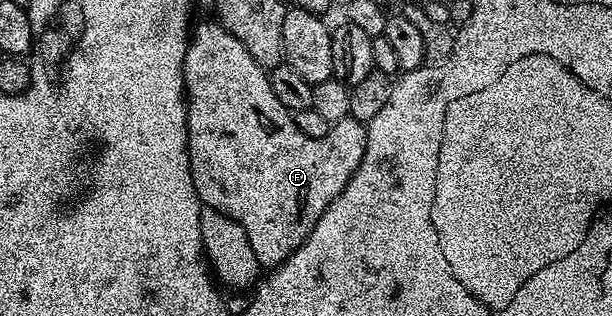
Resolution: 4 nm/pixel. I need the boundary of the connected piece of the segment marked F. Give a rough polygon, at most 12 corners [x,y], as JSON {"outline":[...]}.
{"outline":[[218,21],[183,62],[202,206],[274,269],[361,165],[348,117],[305,137]]}

